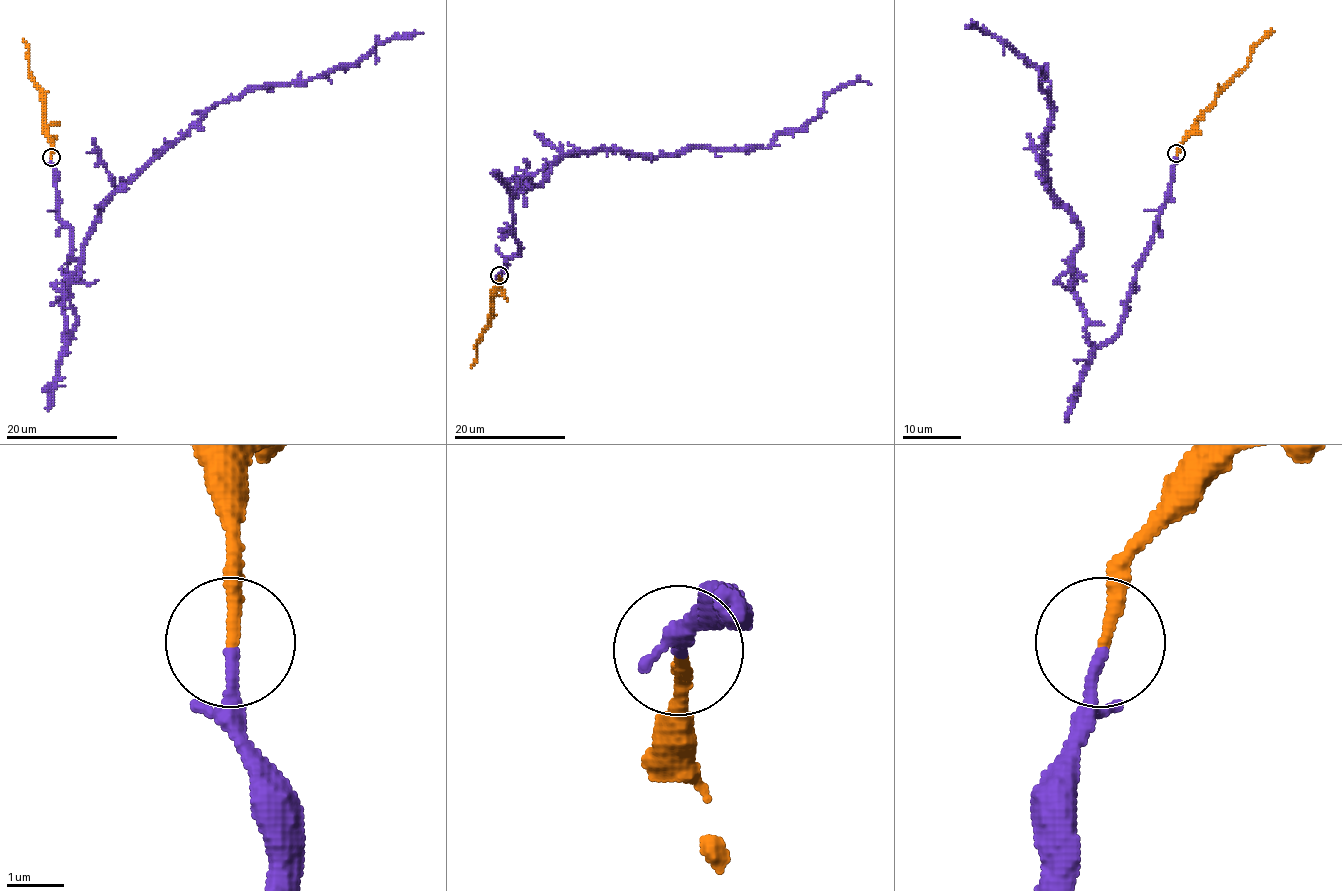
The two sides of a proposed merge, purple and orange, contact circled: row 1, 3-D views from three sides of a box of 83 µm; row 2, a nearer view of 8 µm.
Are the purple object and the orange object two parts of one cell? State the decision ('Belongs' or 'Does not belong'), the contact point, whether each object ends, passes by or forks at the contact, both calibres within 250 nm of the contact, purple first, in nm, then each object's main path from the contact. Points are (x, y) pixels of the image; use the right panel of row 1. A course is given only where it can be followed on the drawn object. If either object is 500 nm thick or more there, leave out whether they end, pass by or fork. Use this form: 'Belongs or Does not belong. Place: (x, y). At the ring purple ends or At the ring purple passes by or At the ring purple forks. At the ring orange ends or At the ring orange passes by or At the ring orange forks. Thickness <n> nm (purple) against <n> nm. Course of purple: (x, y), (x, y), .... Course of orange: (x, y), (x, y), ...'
Belongs. Place: (1176, 153). At the ring purple passes by. At the ring orange ends. Thickness 150 nm (purple) against 240 nm. Course of purple: (1176, 154), (1120, 330), (1094, 347), (1075, 292), (1082, 232), (1045, 160), (1053, 105), (1041, 69), (975, 23). Course of orange: (1176, 154), (1178, 145), (1197, 118), (1247, 64), (1252, 48), (1273, 30)

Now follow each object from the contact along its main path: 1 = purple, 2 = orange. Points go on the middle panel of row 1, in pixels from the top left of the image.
1: (499, 275), (520, 253), (517, 179), (537, 186), (560, 158), (598, 151), (766, 147), (835, 90), (870, 85)
2: (499, 275), (499, 285), (492, 294), (492, 317), (477, 342), (476, 363), (472, 367)

